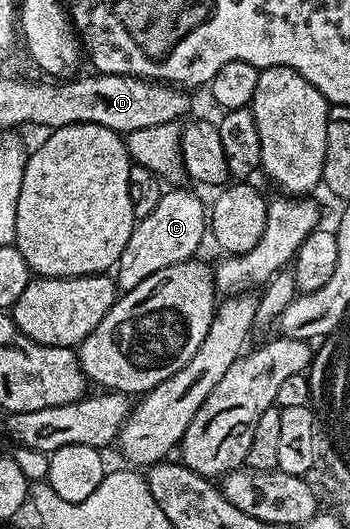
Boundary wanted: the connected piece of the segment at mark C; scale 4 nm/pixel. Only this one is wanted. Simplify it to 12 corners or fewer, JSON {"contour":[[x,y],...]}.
{"contour":[[163,191],[116,265],[130,292],[191,259],[208,232],[194,192]]}

